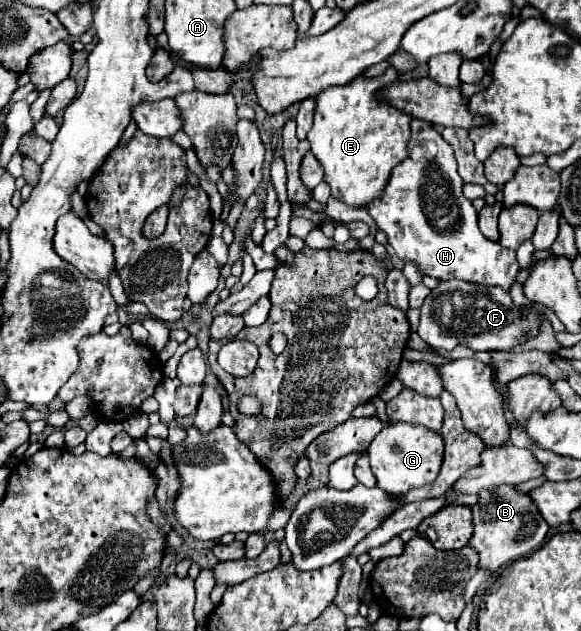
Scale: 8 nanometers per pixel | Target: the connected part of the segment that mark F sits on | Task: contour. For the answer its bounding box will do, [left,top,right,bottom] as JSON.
[417,280,545,350]

